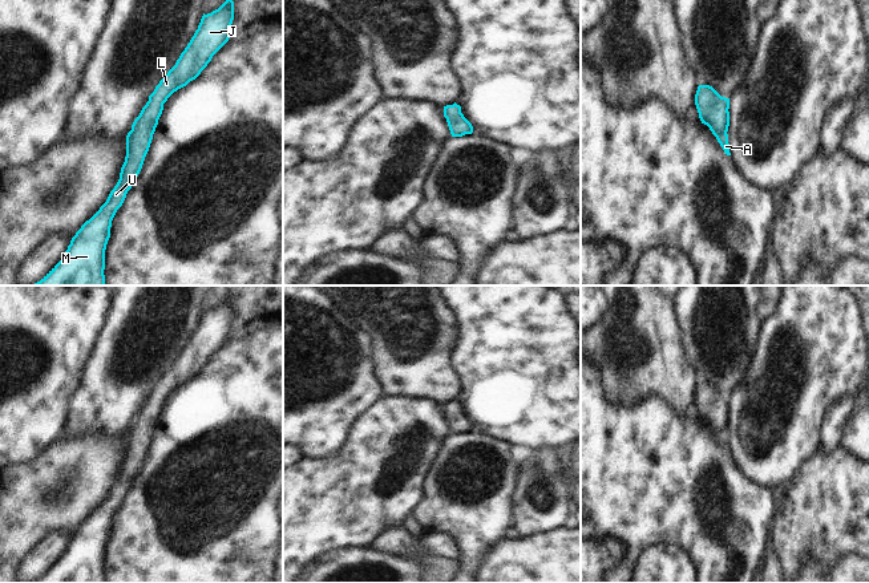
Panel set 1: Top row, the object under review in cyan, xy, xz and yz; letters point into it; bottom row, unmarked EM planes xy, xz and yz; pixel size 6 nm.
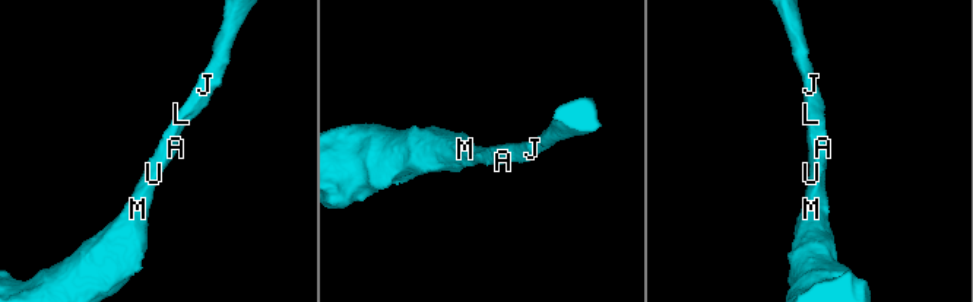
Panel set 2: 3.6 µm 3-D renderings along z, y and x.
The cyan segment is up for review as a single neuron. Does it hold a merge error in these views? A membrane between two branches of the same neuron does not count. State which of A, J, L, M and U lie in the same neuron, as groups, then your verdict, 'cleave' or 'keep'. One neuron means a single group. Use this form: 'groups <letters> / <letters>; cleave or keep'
groups A J L M U; keep

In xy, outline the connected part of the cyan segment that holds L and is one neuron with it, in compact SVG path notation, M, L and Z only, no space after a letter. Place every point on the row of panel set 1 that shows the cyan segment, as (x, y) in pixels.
M234 1L202 16L198 29L175 65L159 81L126 135L126 157L120 179L106 202L72 238L62 259L33 286L105 286L105 250L112 220L138 177L149 151L163 104L178 89L195 80L213 56L229 41Z

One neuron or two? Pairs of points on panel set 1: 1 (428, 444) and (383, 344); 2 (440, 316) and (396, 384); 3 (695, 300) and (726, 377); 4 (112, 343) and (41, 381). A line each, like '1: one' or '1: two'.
1: two
2: one
3: one
4: two

